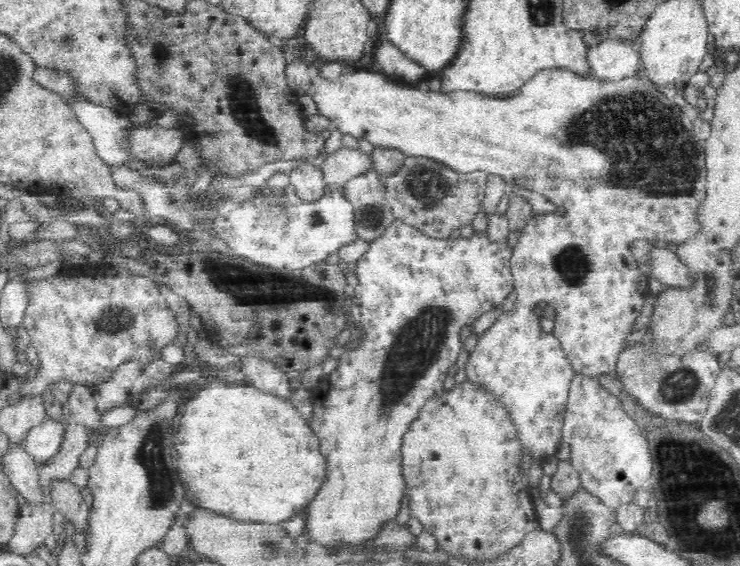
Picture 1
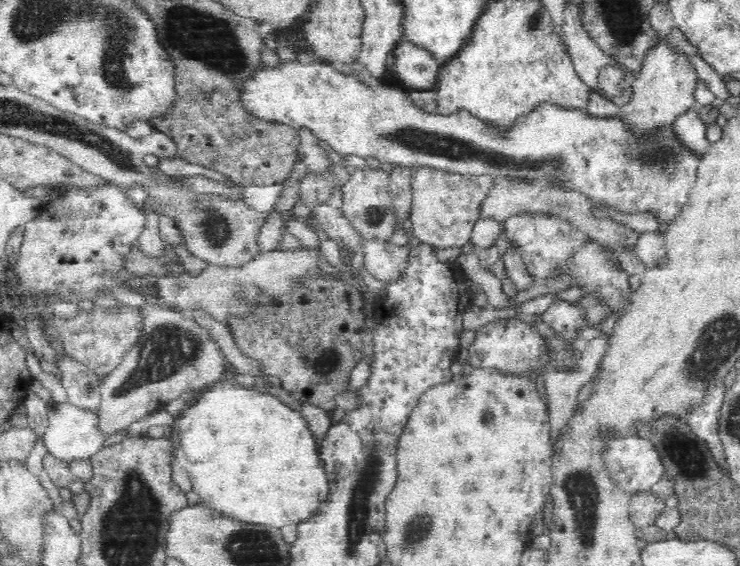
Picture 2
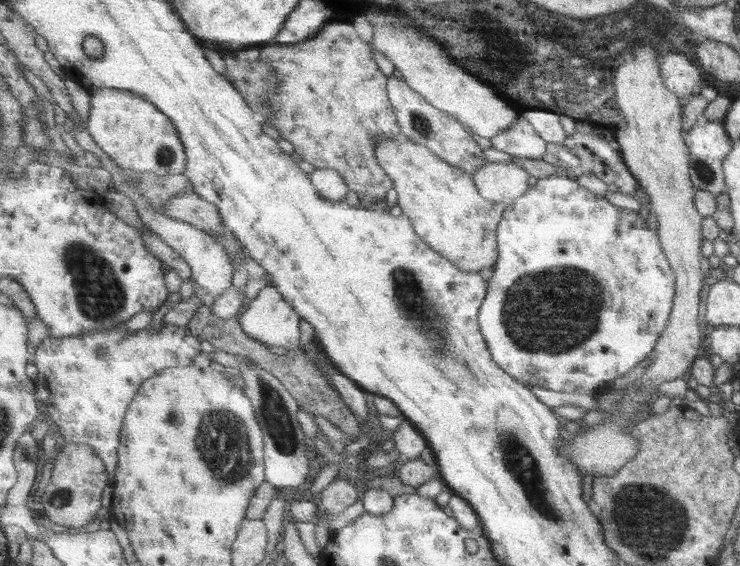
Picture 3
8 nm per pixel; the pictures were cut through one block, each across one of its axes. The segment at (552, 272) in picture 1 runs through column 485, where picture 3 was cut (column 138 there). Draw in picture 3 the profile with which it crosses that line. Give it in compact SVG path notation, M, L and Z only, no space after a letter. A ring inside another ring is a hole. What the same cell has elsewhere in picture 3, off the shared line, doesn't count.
M106 87L92 90L89 133L123 170L159 176L183 174L188 154L172 118L136 92ZM167 324L163 330L147 328L139 333L131 333L125 330L124 326L119 326L109 330L94 330L93 333L79 337L47 337L33 350L34 364L38 368L34 384L39 398L49 407L49 414L46 416L61 428L64 440L93 446L96 454L105 463L106 470L116 476L117 465L120 464L121 429L124 428L125 415L132 402L136 400L141 386L151 378L157 377L163 370L193 365L195 356L201 353L199 339L187 328Z

